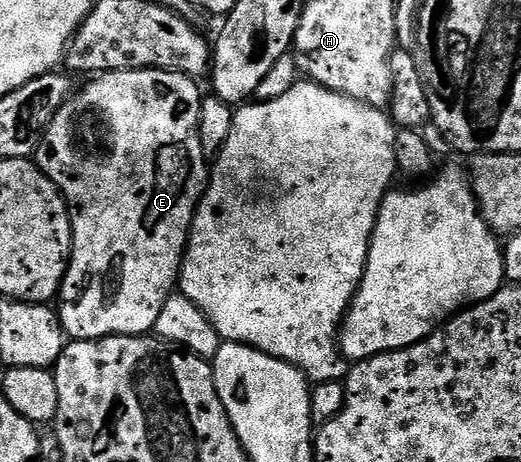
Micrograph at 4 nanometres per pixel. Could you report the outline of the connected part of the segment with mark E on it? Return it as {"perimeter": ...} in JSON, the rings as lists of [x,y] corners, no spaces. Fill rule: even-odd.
{"perimeter":[[[139,68],[127,69],[118,72],[103,72],[94,75],[89,81],[90,84],[76,94],[70,95],[65,101],[62,108],[58,108],[48,121],[45,135],[41,137],[41,145],[37,147],[35,153],[35,163],[38,168],[44,172],[45,176],[64,196],[66,204],[69,205],[69,219],[73,221],[73,253],[69,256],[69,268],[65,272],[65,277],[61,283],[61,291],[59,293],[59,301],[61,300],[61,308],[59,307],[59,315],[61,317],[61,327],[65,330],[65,335],[69,340],[101,340],[105,336],[143,336],[153,332],[155,326],[155,318],[159,318],[159,310],[163,310],[163,302],[167,302],[169,296],[174,295],[175,289],[179,284],[181,275],[181,261],[185,258],[185,245],[189,243],[189,229],[193,226],[193,216],[197,212],[197,208],[201,205],[201,200],[205,196],[205,185],[209,183],[211,175],[210,165],[207,163],[207,157],[201,143],[197,137],[197,123],[199,122],[199,110],[201,109],[201,101],[203,92],[197,89],[198,81],[191,76],[184,76],[178,72],[164,72],[158,68]]]}

